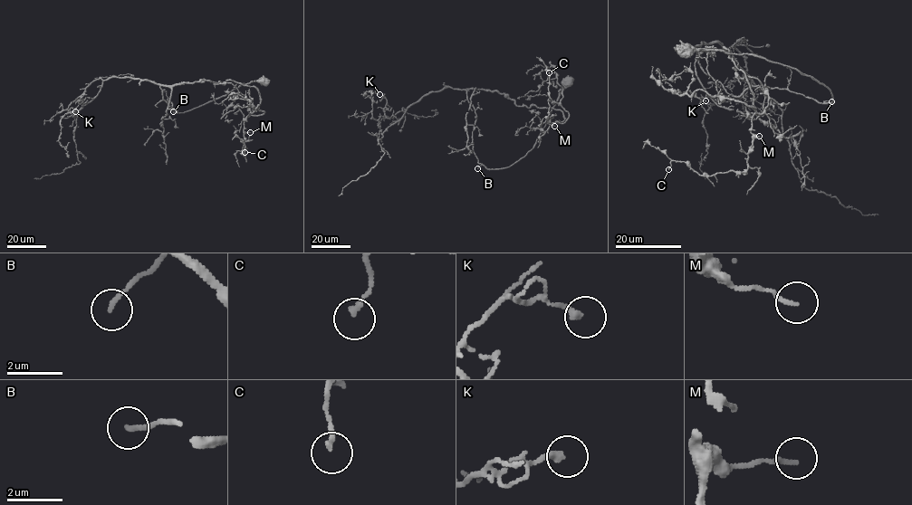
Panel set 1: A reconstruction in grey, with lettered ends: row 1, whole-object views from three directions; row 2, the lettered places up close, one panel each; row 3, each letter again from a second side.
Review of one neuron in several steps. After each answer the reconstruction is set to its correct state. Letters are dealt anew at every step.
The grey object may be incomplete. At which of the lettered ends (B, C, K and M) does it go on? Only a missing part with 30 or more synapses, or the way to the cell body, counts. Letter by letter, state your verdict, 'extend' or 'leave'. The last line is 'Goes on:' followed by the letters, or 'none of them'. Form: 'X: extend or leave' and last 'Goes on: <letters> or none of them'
B: leave
C: leave
K: leave
M: leave
Goes on: none of them

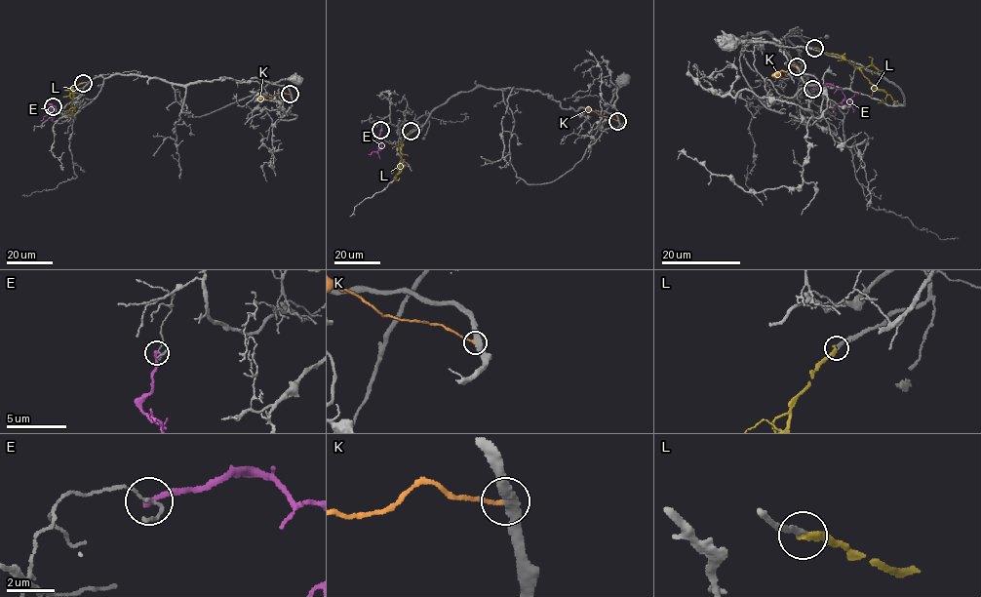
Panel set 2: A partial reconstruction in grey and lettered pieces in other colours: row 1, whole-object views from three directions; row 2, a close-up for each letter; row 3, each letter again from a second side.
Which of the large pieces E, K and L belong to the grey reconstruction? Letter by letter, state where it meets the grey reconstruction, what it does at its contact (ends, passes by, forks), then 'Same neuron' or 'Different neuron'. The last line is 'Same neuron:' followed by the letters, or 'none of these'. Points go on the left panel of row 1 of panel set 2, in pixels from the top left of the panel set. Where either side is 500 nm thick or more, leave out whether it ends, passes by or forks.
E: Touches grey at (53, 106). It ends there. Different neuron
K: Touches grey at (290, 94). It ends there. Different neuron
L: Touches grey at (83, 83). It ends there. Same neuron
Same neuron: L

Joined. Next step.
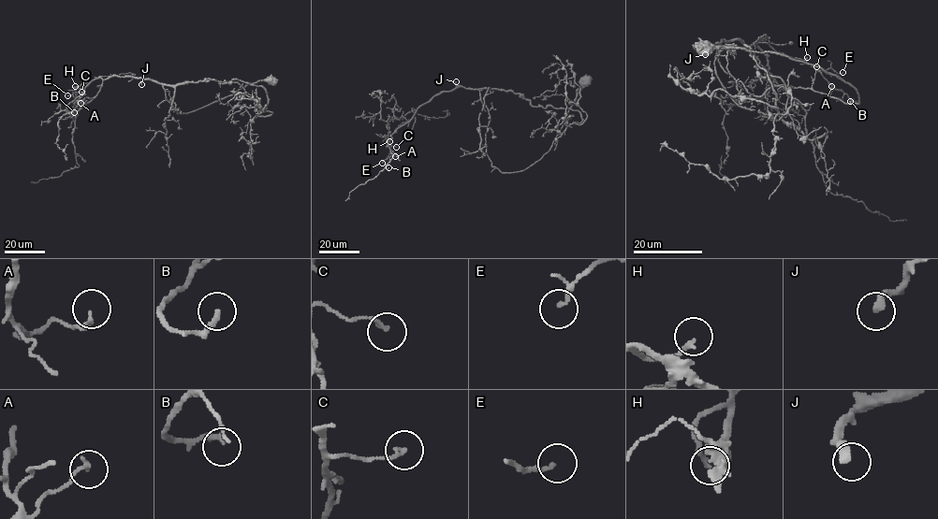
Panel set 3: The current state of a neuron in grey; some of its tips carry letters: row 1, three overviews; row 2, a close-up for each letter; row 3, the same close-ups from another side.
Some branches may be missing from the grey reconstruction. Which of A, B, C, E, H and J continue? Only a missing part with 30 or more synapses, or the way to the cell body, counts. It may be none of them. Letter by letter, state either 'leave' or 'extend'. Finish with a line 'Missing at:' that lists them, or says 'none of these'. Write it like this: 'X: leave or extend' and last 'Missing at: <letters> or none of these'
A: leave
B: leave
C: leave
E: leave
H: leave
J: extend
Missing at: J

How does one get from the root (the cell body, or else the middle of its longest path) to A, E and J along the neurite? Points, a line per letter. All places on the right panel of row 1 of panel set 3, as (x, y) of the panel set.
A: (704, 48), (820, 66), (858, 103), (790, 85), (751, 94), (713, 45), (768, 43), (831, 86)
E: (704, 48), (820, 66), (859, 101), (790, 85), (751, 94), (713, 45), (766, 42), (842, 72)
J: (704, 48), (820, 66), (849, 82), (859, 101), (790, 85), (751, 94), (724, 69), (714, 46), (705, 54)

